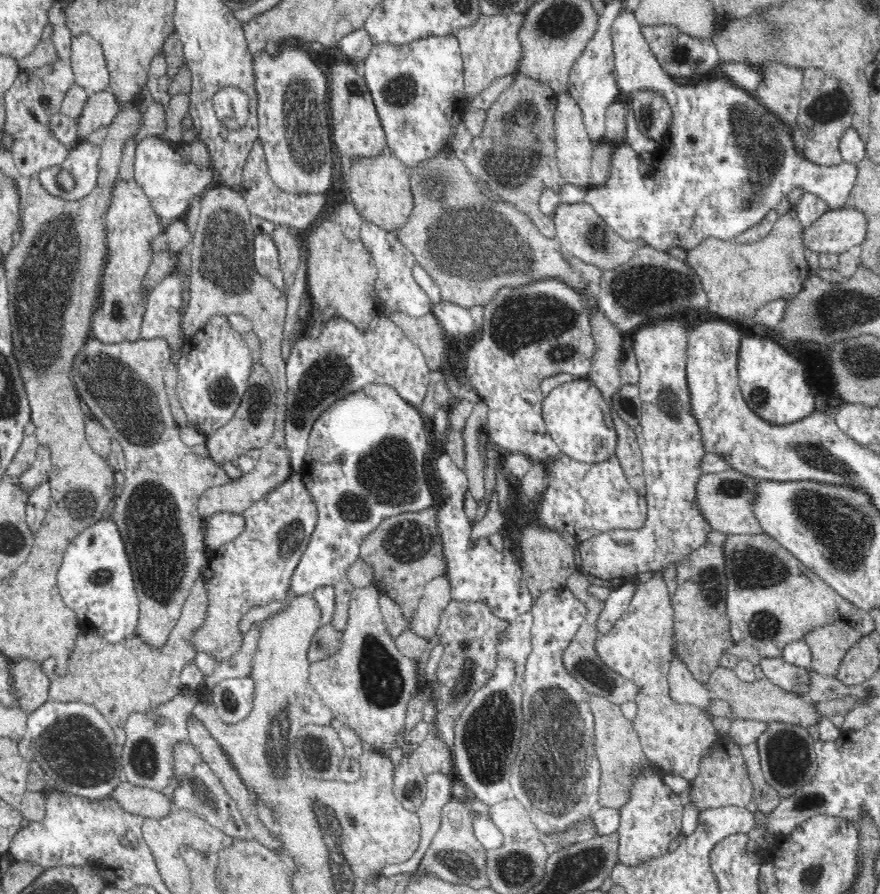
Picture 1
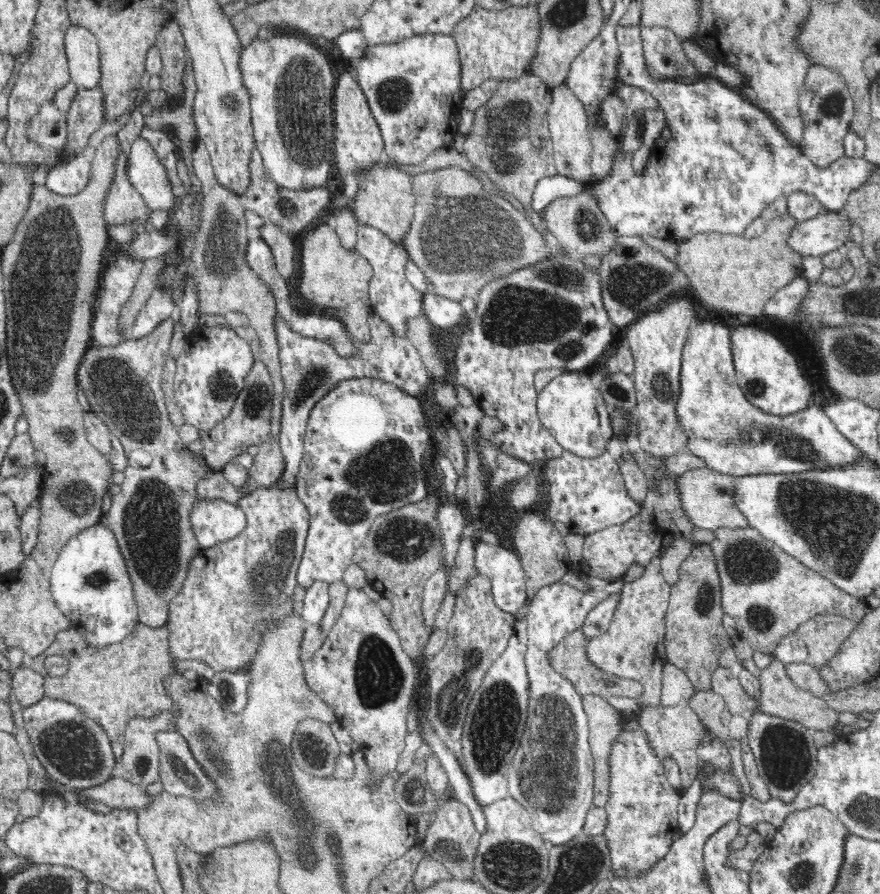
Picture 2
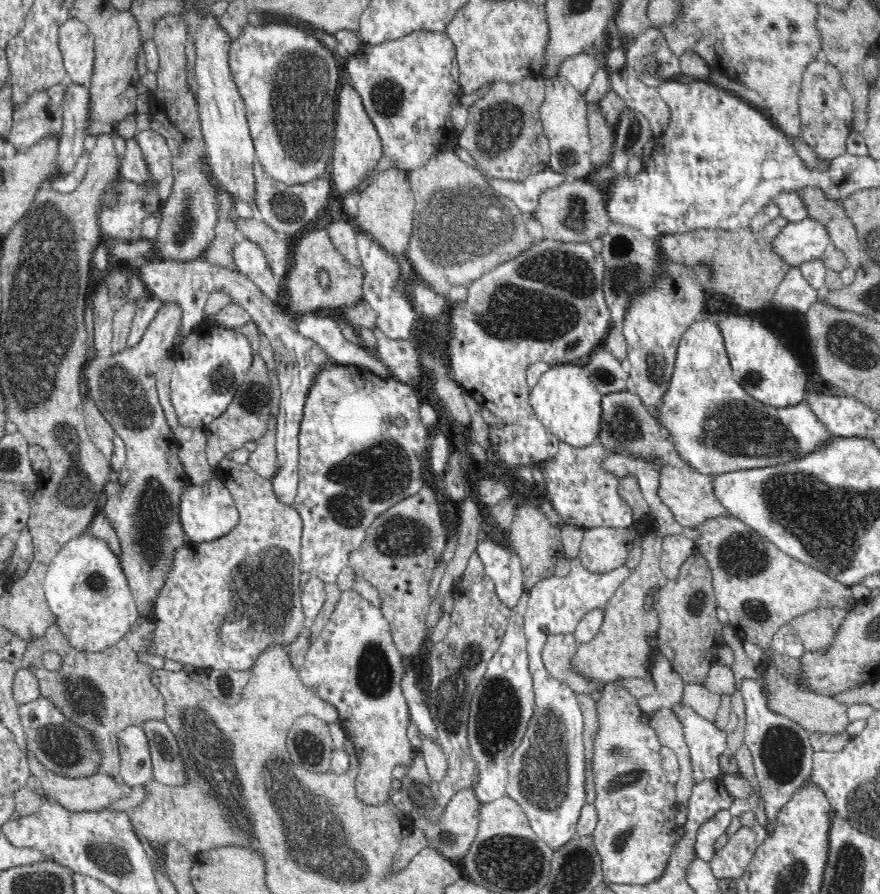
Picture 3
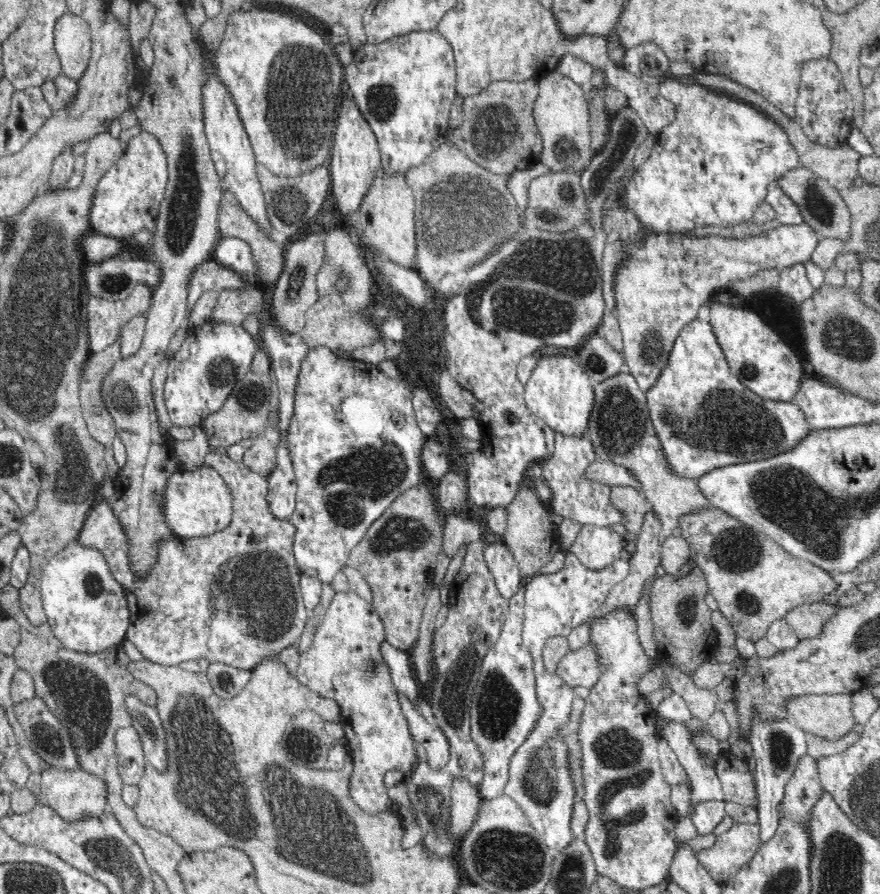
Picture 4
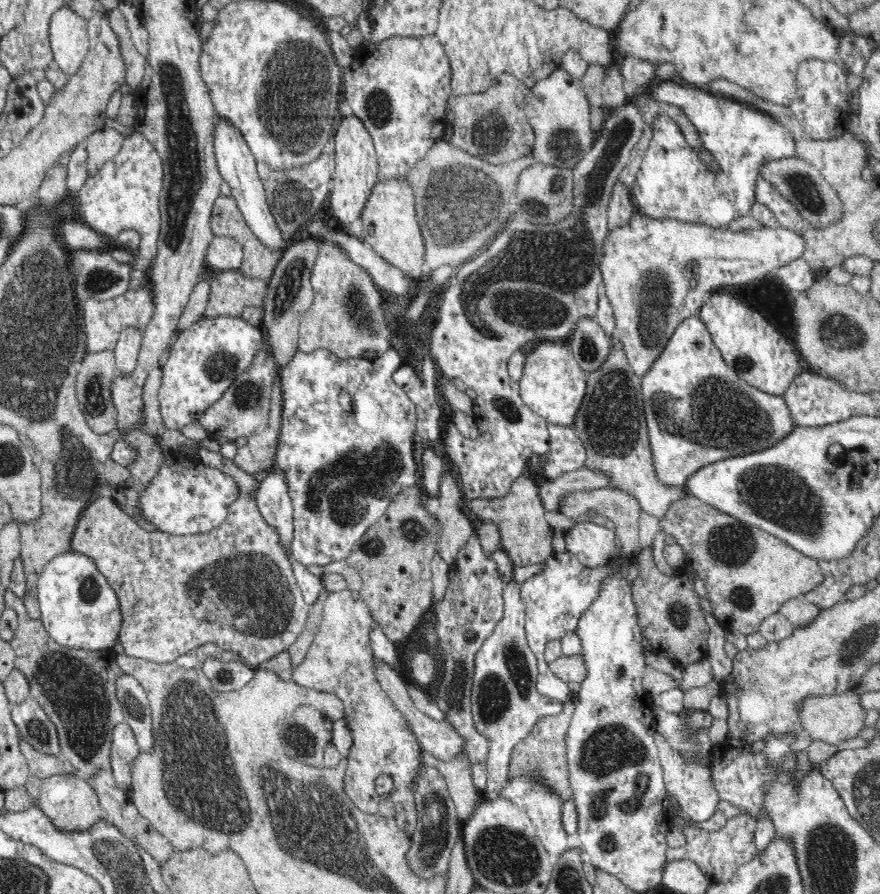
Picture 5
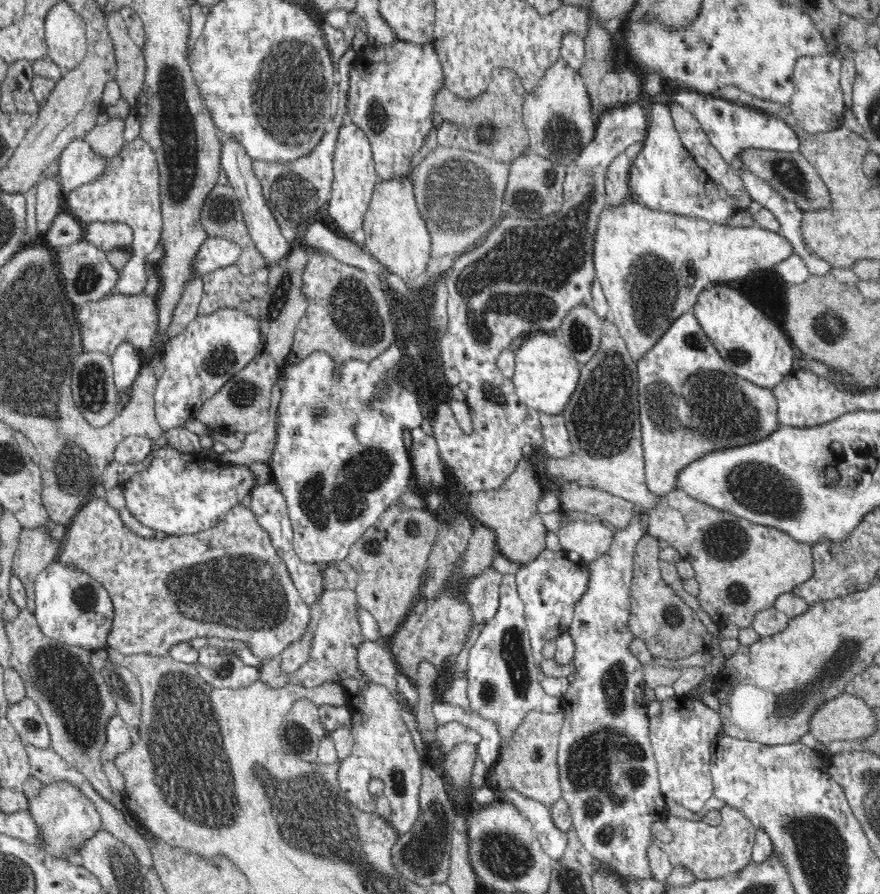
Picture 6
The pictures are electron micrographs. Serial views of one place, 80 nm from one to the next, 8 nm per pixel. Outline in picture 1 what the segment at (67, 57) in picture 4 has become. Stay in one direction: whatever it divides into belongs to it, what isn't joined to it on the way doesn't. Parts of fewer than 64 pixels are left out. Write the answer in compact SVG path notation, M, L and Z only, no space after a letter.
M87 32L71 38L70 62L75 84L80 85L89 94L108 90L110 73L101 44Z

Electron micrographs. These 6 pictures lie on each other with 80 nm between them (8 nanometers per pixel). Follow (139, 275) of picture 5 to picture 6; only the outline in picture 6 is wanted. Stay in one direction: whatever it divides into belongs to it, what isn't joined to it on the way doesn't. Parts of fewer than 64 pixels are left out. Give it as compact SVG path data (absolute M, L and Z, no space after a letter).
M141 136L134 137L123 144L121 151L97 179L64 194L63 200L65 211L80 222L120 222L132 229L133 254L118 272L120 278L114 288L122 295L140 294L149 281L146 256L156 250L163 229L159 166L152 147Z

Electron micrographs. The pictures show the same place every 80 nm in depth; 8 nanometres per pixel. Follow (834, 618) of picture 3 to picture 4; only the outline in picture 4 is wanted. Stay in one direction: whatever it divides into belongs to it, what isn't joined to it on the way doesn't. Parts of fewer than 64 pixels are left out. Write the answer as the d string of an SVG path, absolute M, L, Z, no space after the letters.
M824 602L800 604L792 608L784 619L793 626L799 638L814 638L822 632L824 624L838 612L838 608L838 604L828 605Z

